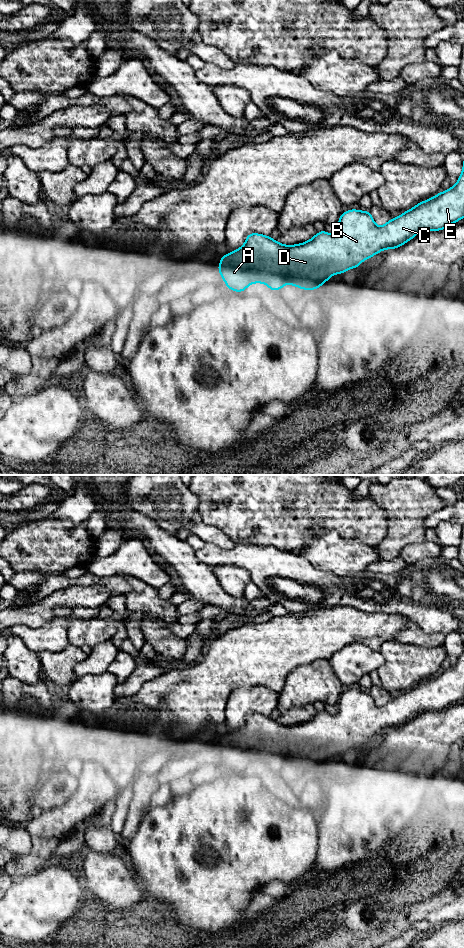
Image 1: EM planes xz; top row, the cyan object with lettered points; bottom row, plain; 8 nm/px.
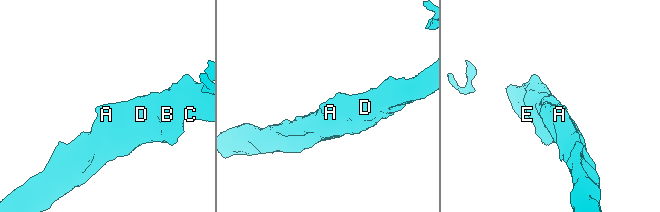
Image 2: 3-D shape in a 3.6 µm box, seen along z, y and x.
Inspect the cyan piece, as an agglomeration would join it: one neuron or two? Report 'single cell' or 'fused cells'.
single cell

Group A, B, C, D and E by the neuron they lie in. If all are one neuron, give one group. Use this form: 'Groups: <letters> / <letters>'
Groups: A B C D E

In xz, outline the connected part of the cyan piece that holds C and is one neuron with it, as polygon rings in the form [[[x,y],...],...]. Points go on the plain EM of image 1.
[[[464,641],[462,653],[455,666],[452,666],[444,672],[439,672],[436,676],[422,681],[412,689],[396,698],[387,701],[382,707],[375,704],[369,691],[360,691],[351,689],[342,692],[338,701],[338,711],[335,715],[327,711],[317,712],[309,721],[296,725],[283,725],[275,721],[272,717],[250,713],[247,715],[243,726],[221,736],[218,745],[219,753],[225,761],[225,765],[235,772],[243,772],[253,763],[264,763],[270,770],[279,771],[286,764],[291,764],[303,770],[315,770],[329,760],[333,754],[343,754],[351,748],[358,748],[366,739],[378,734],[385,729],[395,729],[409,720],[415,718],[415,714],[427,711],[440,711],[464,698]]]

